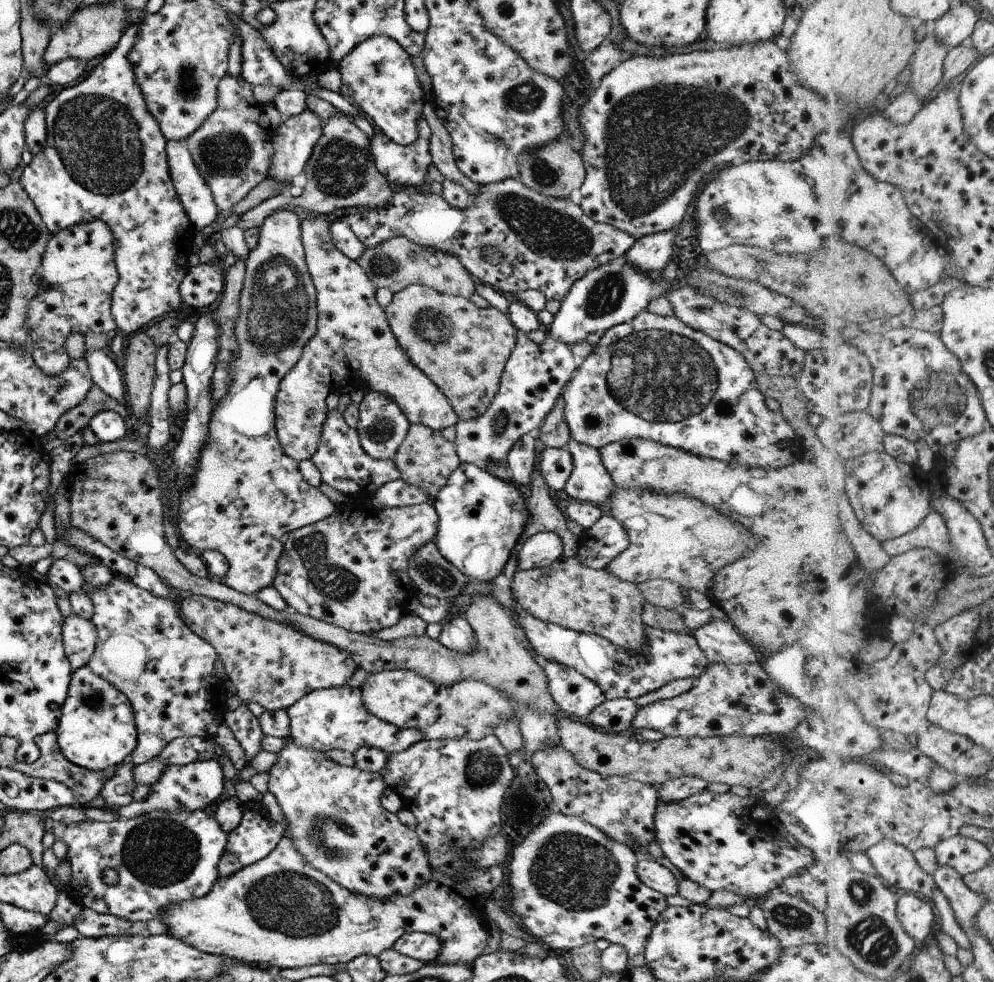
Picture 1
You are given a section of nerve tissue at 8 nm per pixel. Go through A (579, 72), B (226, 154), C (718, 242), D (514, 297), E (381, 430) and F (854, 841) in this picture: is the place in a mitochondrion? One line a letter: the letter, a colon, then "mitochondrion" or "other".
A: other
B: mitochondrion
C: other
D: other
E: mitochondrion
F: other

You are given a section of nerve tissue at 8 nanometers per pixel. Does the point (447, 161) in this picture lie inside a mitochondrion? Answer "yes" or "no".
no

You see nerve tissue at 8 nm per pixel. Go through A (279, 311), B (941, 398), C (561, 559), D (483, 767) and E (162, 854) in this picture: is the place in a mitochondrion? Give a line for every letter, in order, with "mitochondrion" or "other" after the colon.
A: mitochondrion
B: mitochondrion
C: other
D: mitochondrion
E: mitochondrion

